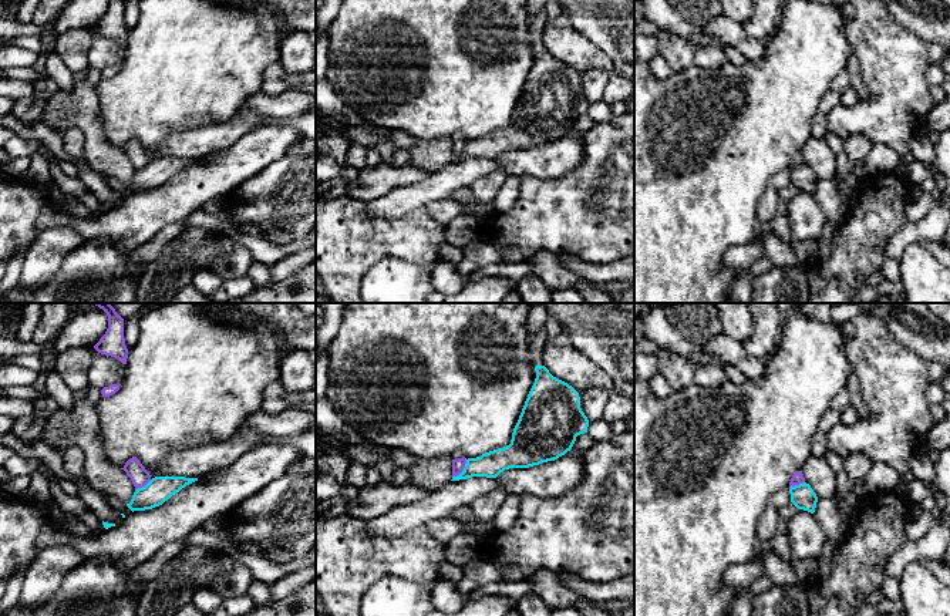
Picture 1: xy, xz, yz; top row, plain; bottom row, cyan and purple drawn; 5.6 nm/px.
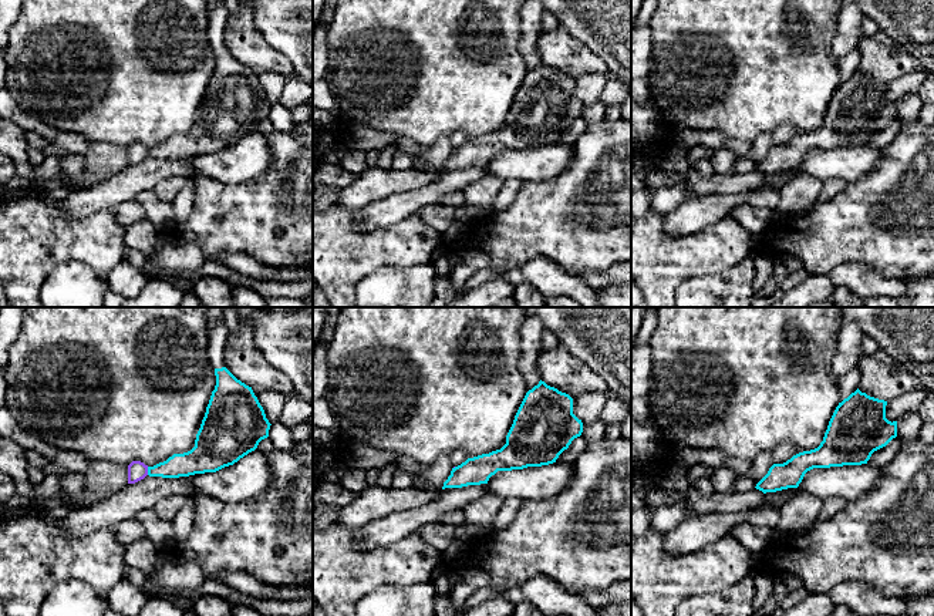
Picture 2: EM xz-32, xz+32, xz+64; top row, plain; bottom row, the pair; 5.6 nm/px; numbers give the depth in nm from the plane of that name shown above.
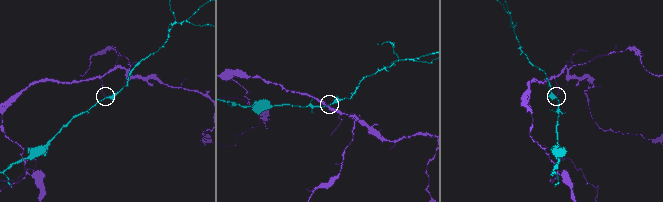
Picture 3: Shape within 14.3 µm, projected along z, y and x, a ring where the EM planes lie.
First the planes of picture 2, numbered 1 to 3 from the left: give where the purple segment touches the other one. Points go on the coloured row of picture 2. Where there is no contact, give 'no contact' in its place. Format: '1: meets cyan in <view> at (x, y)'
1: meets cyan in xz-32 at (148, 471)
2: no contact
3: no contact

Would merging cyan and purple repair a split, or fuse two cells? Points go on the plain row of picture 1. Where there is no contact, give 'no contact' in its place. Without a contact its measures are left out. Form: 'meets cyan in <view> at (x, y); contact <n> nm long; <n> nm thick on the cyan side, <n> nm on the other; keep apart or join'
meets cyan in xz at (464, 151); contact 130 nm long; 150 nm thick on the cyan side, 70 nm on the other; keep apart

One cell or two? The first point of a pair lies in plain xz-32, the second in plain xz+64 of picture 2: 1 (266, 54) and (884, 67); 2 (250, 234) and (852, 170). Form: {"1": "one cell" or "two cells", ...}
{"1": "one cell", "2": "two cells"}

